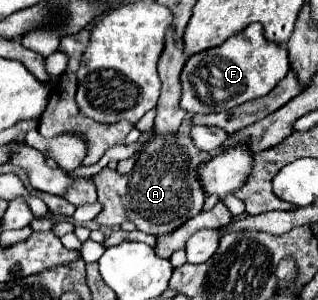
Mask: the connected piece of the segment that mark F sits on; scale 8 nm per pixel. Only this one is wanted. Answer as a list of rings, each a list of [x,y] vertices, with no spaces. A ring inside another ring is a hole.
[[[261,25],[237,33],[219,47],[193,55],[181,71],[181,107],[191,113],[217,113],[233,109],[245,101],[265,97],[289,71],[289,57],[277,43],[265,41]]]

